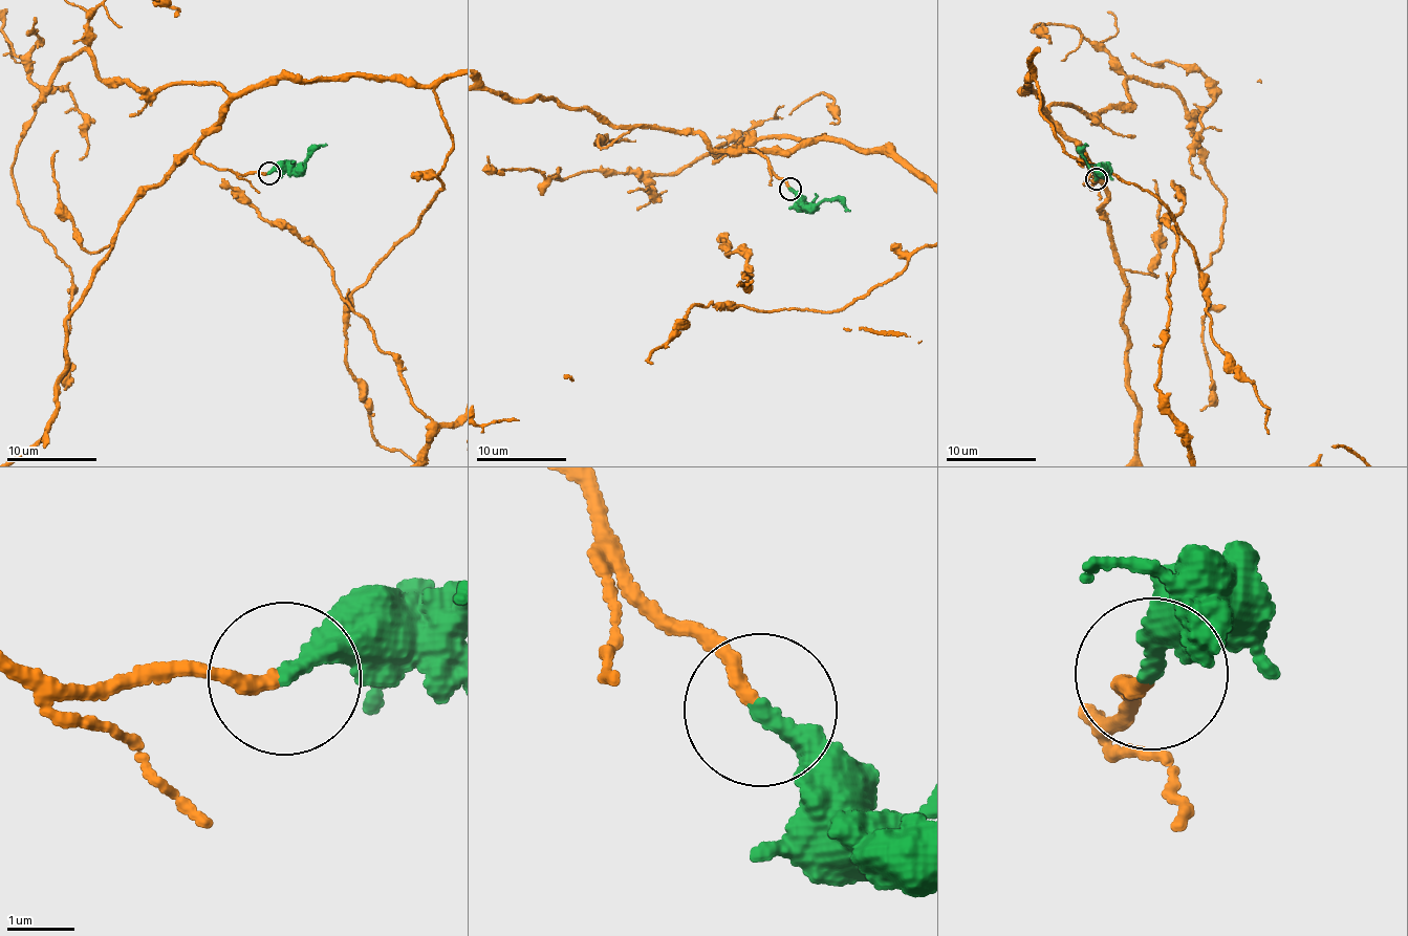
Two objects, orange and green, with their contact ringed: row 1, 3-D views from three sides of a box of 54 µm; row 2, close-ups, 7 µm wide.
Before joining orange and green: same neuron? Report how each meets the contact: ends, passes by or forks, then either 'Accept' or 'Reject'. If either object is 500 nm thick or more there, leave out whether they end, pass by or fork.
At the ring orange ends. At the ring green ends. Accept

